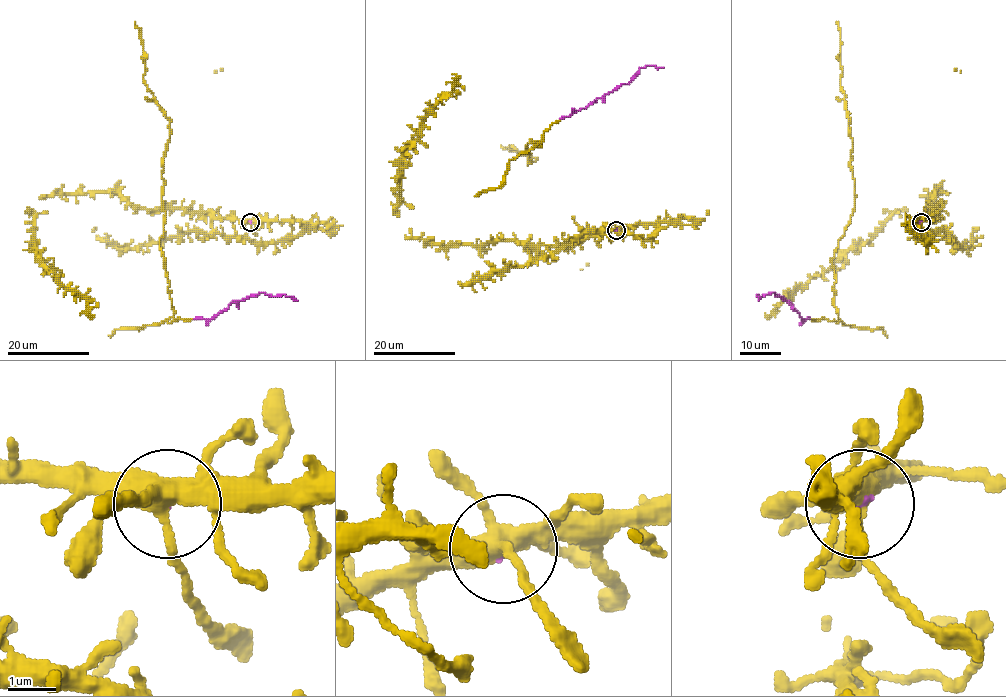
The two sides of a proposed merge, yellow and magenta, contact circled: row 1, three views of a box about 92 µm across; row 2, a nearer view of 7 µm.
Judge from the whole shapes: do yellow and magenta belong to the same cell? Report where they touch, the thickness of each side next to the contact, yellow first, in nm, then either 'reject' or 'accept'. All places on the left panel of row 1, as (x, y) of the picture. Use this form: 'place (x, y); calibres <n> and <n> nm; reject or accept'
place (250, 222); calibres 420 and 50 nm; accept

